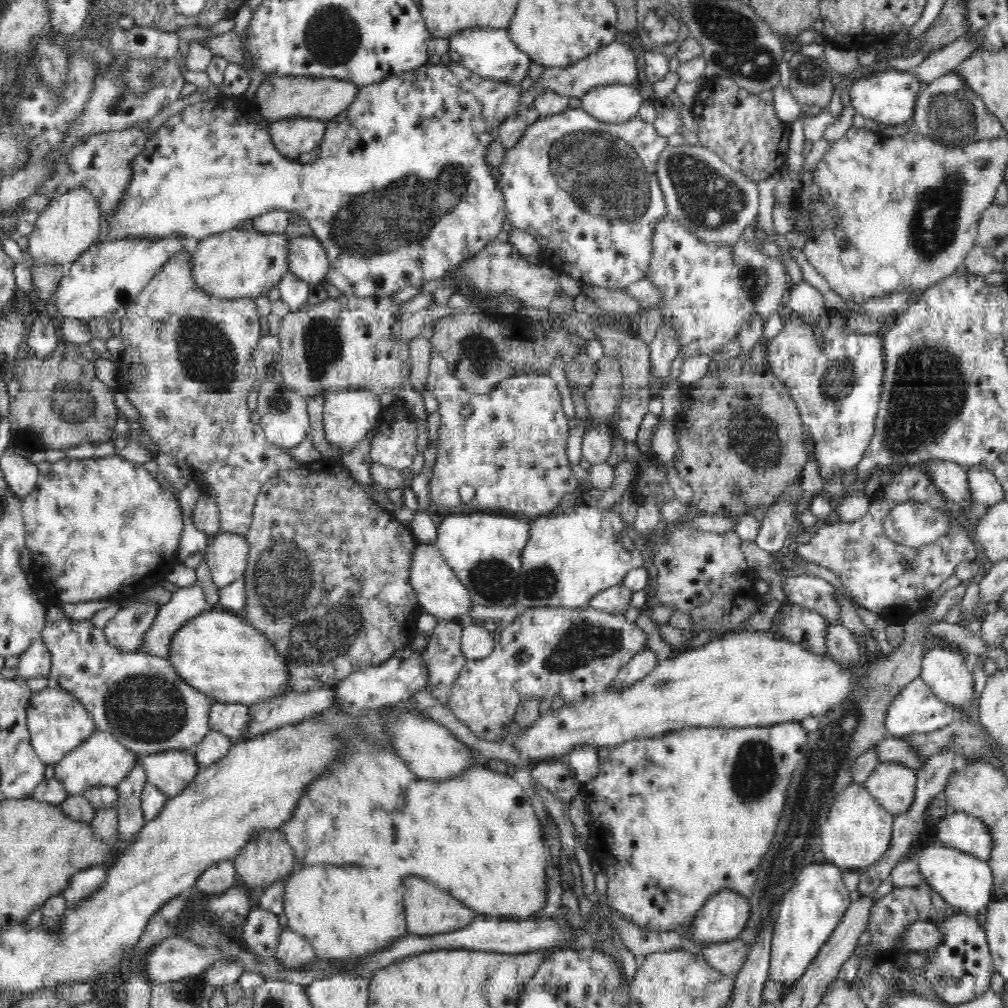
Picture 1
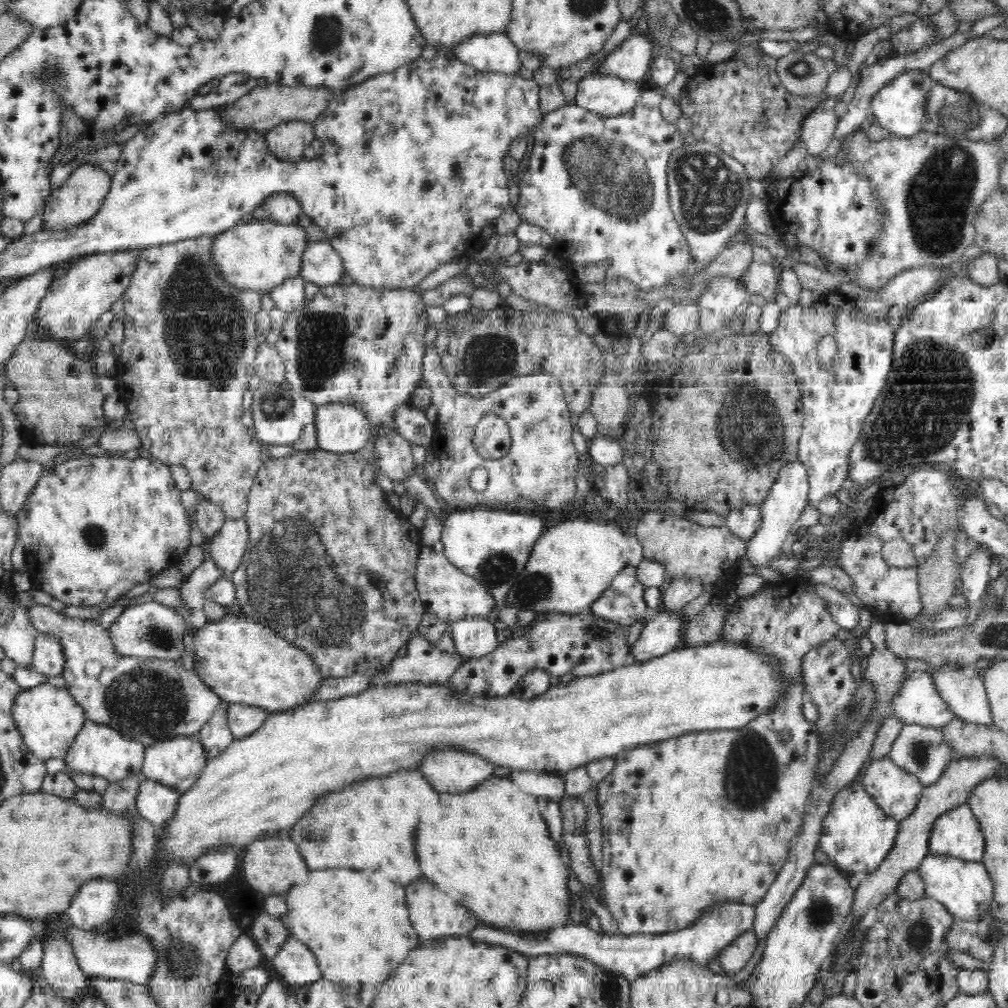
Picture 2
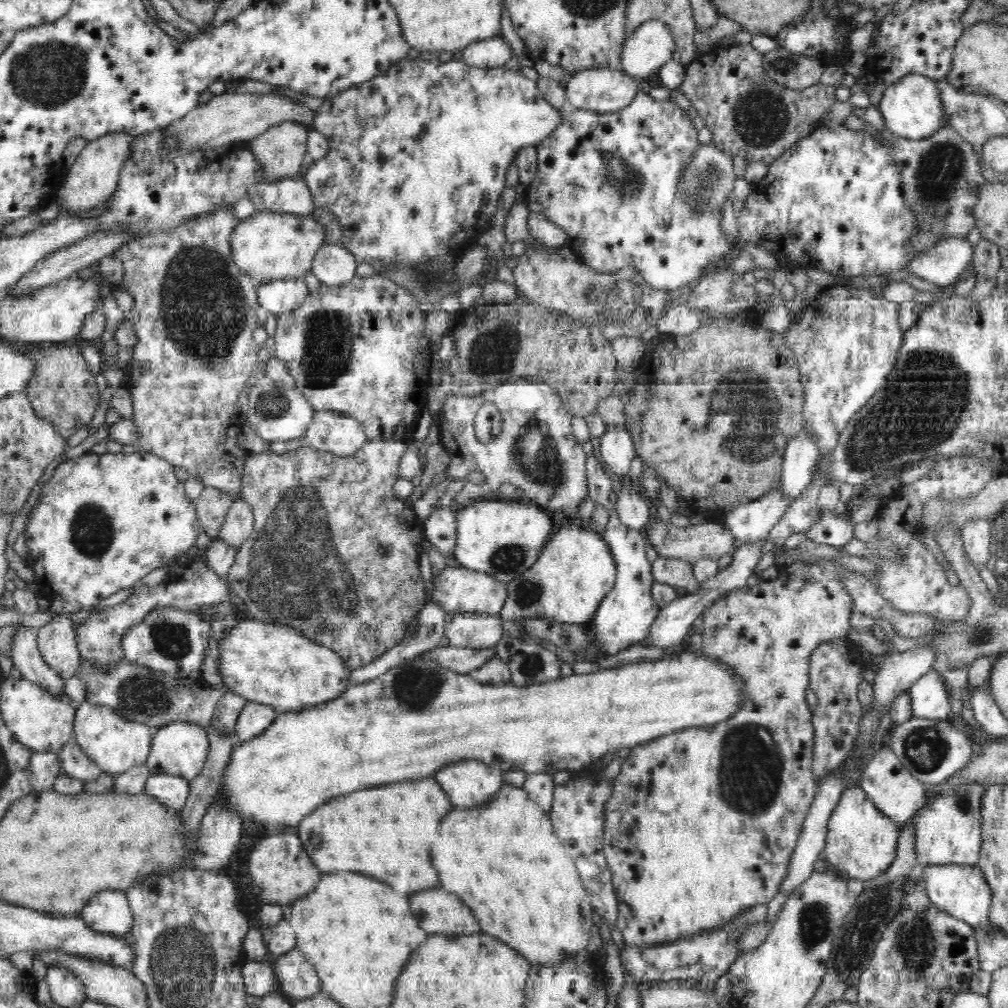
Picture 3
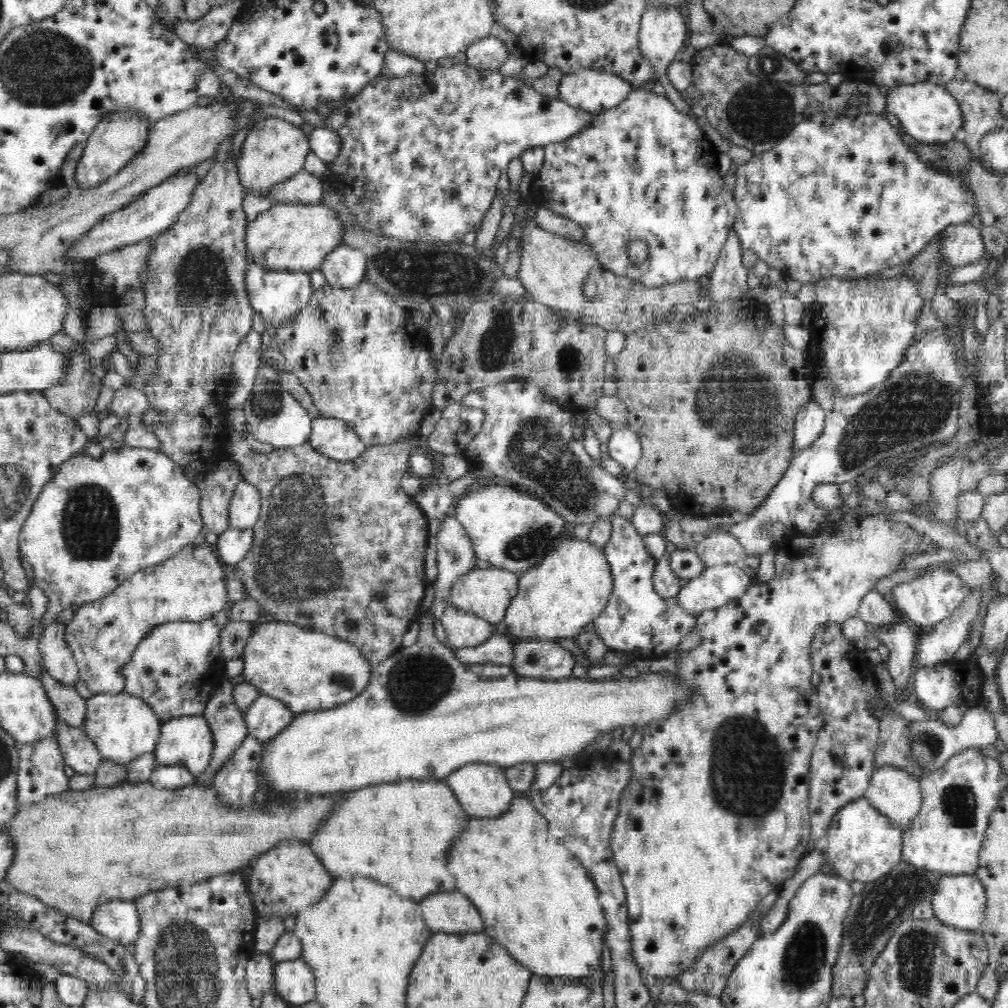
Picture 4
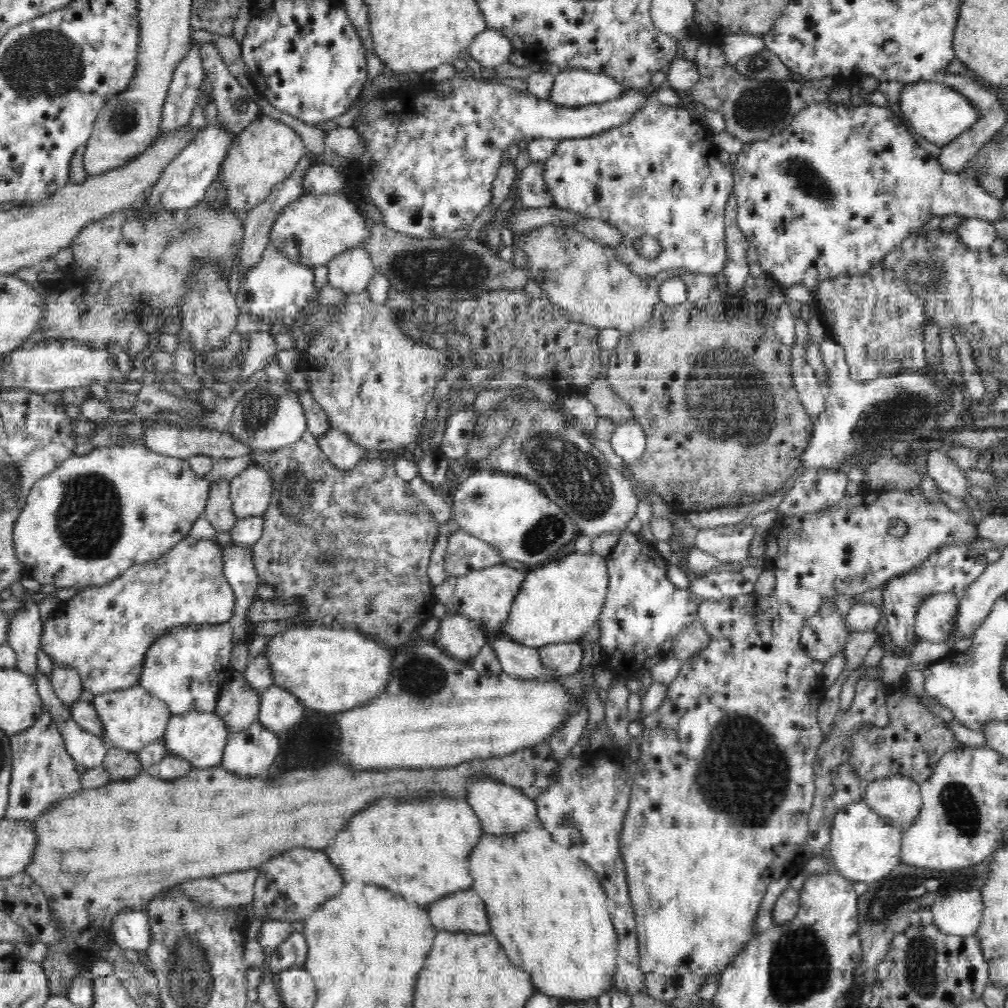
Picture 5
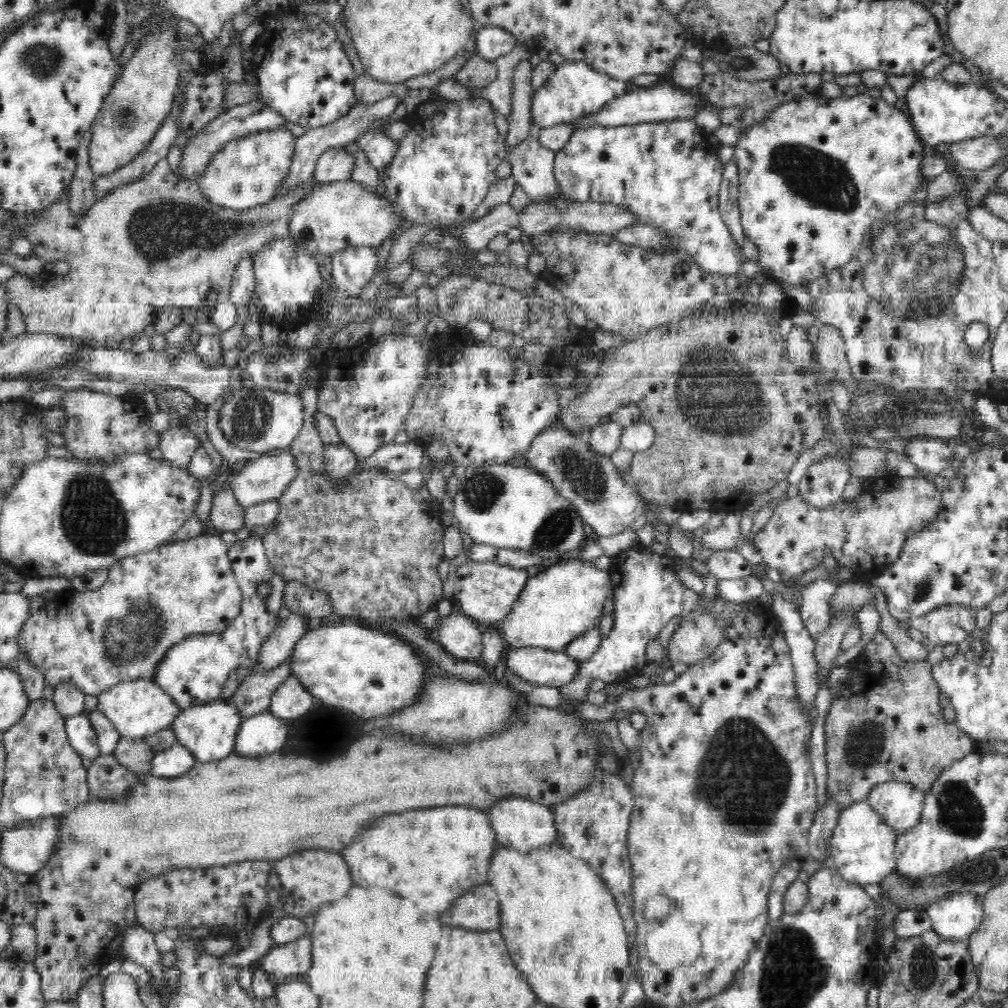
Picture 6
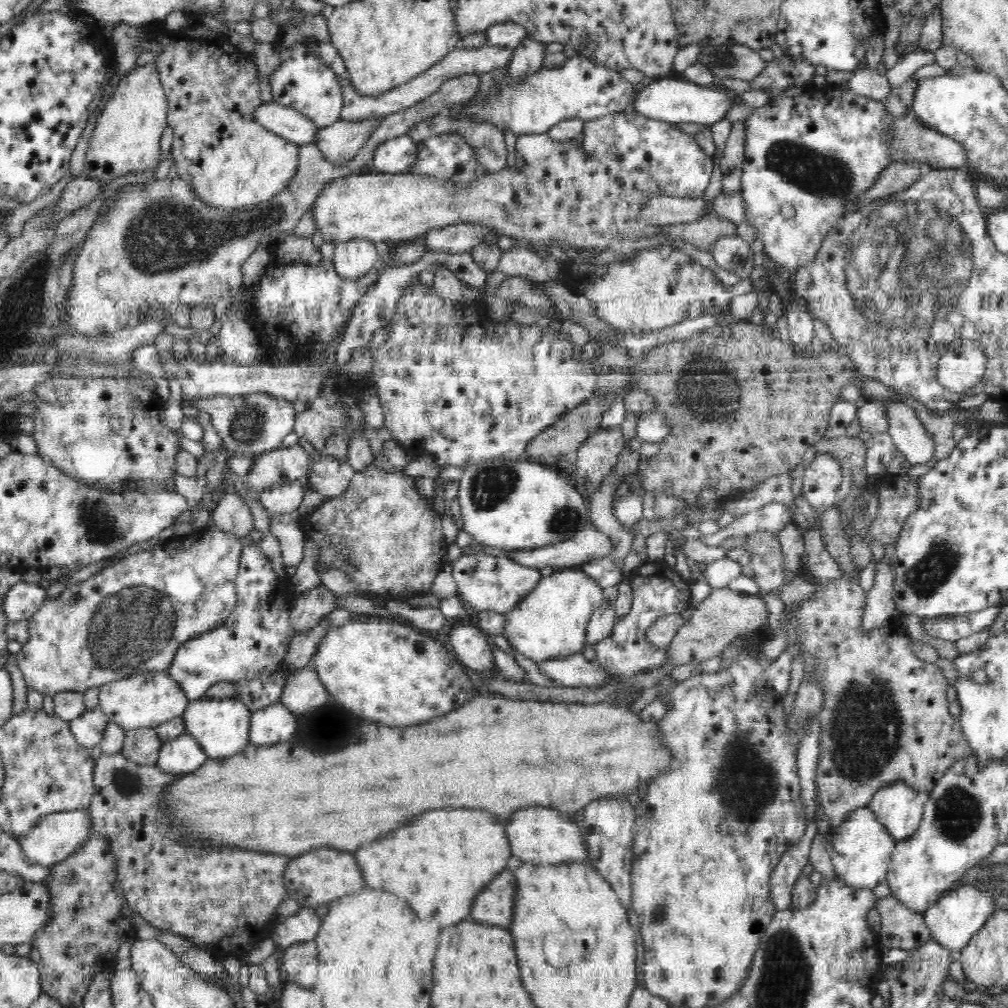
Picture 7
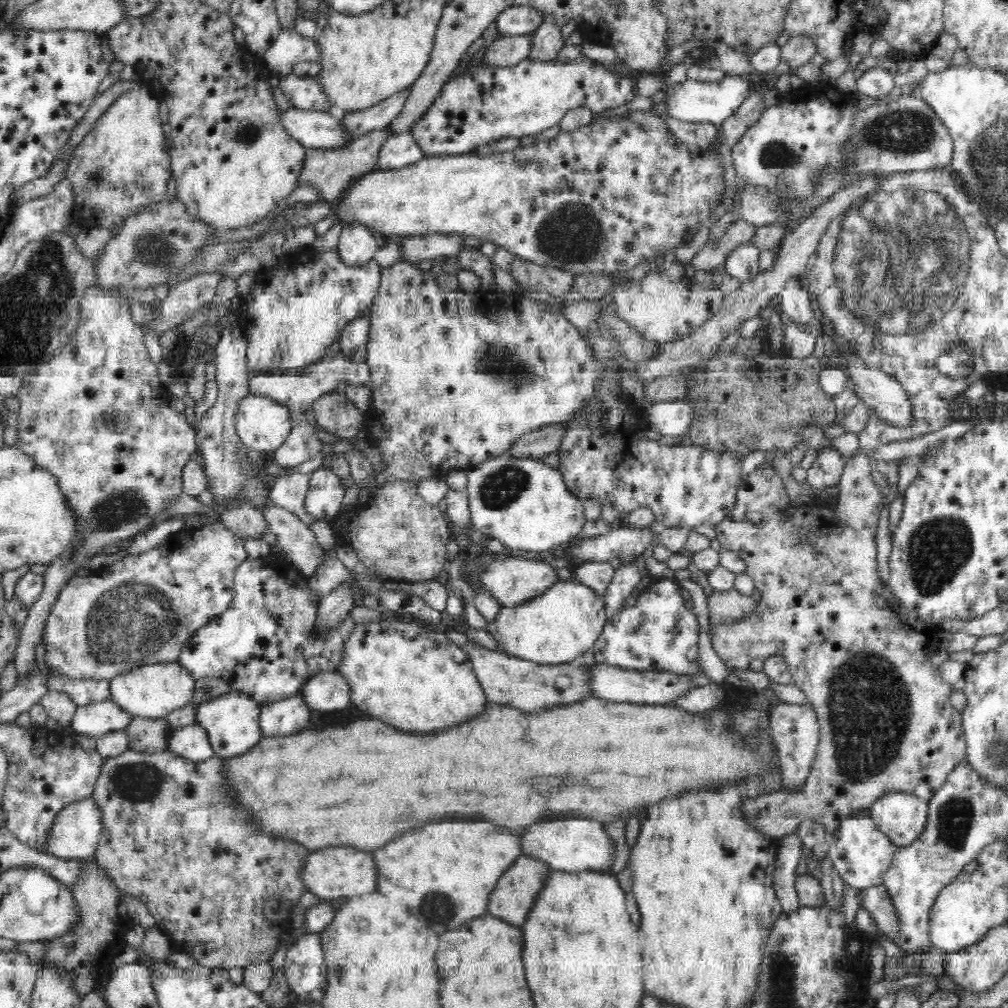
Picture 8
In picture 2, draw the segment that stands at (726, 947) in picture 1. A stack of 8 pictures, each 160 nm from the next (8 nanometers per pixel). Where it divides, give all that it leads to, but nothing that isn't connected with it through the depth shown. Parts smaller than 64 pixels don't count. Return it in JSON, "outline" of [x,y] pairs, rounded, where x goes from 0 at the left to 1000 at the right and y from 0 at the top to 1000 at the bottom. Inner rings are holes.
{"outline":[[[747,923],[737,925],[731,933],[728,933],[728,936],[711,948],[712,956],[723,969],[732,966],[744,952],[751,937],[752,932]]]}

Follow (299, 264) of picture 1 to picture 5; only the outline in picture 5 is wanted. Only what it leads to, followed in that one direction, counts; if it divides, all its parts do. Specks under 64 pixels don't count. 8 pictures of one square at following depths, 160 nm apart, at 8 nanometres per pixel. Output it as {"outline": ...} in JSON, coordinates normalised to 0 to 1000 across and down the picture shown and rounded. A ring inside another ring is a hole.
{"outline":[[[361,244],[342,248],[325,260],[325,281],[339,287],[343,293],[364,288],[367,276],[373,271],[370,261]]]}

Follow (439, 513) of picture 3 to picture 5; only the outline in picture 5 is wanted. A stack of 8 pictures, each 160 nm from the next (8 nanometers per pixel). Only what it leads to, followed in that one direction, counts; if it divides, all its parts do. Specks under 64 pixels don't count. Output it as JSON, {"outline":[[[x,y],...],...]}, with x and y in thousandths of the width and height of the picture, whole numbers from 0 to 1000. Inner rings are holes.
{"outline":[[[457,524],[444,534],[440,557],[443,571],[462,571],[464,567],[496,561],[498,557],[496,548]]]}

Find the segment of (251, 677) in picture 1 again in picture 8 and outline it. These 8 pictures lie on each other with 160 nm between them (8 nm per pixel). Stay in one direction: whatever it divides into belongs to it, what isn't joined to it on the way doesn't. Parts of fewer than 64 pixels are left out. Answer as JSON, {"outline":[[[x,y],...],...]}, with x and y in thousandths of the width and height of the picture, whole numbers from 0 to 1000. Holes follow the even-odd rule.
{"outline":[[[381,614],[354,619],[350,629],[343,634],[337,668],[346,677],[350,702],[407,727],[431,727],[466,716],[485,698],[474,678],[465,648],[450,639],[441,628],[423,627],[411,617]]]}

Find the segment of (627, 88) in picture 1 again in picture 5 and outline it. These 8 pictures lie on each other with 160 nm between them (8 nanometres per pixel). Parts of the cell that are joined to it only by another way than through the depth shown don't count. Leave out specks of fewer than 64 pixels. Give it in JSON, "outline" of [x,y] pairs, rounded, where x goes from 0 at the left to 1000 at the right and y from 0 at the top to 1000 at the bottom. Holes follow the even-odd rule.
{"outline":[[[560,68],[551,76],[544,100],[551,105],[580,106],[609,99],[620,90],[611,78],[597,71]]]}

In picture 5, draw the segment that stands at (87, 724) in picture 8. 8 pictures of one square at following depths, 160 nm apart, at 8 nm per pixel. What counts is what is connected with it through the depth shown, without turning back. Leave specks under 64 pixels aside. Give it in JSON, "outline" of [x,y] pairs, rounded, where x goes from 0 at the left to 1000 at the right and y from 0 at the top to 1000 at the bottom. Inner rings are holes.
{"outline":[[[36,666],[35,669],[34,674],[36,674],[43,702],[47,702],[47,705],[52,707],[52,713],[63,730],[67,748],[75,758],[86,763],[101,759],[107,746],[103,732],[92,729],[73,716],[68,702],[54,688],[51,673],[44,667]]]}

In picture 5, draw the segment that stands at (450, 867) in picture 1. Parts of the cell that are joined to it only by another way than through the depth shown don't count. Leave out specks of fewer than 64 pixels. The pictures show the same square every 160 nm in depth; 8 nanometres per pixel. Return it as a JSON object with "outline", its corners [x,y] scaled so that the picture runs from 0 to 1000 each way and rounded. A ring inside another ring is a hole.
{"outline":[[[530,816],[524,824],[518,824],[512,828],[489,828],[480,826],[478,829],[478,837],[474,837],[474,841],[470,841],[470,849],[466,849],[466,861],[470,861],[470,877],[468,881],[472,885],[478,885],[478,893],[482,893],[482,905],[484,905],[486,925],[493,932],[493,935],[500,940],[500,944],[504,946],[504,950],[508,952],[508,956],[520,964],[524,964],[528,968],[528,974],[533,984],[544,988],[551,988],[560,994],[585,995],[585,990],[593,990],[599,982],[607,980],[607,974],[611,970],[612,964],[612,945],[613,945],[613,928],[609,923],[609,916],[605,912],[604,892],[601,885],[597,882],[596,874],[591,870],[591,866],[585,858],[577,853],[577,841],[575,839],[560,839],[554,837],[548,832],[548,828],[539,822],[537,816]]]}

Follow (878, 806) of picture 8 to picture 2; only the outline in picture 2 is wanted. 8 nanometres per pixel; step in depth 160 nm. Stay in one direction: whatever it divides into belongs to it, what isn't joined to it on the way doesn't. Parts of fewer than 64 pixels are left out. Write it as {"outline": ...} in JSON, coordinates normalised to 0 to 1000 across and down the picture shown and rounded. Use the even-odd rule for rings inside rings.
{"outline":[[[882,749],[863,755],[855,776],[869,798],[890,814],[907,806],[919,781],[911,771],[887,758]]]}

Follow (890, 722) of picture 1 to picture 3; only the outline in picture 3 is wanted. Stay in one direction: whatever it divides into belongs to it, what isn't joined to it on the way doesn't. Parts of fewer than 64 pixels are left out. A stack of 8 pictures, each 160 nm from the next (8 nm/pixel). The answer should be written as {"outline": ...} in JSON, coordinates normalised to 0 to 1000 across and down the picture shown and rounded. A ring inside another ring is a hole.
{"outline":[[[924,664],[902,684],[907,711],[941,714],[940,692],[937,688],[935,670]]]}

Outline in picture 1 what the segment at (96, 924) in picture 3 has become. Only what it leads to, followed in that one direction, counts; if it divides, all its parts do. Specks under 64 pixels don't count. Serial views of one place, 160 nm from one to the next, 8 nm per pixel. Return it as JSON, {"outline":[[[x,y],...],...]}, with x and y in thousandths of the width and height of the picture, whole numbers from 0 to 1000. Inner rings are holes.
{"outline":[[[87,860],[83,865],[79,864],[77,869],[73,869],[69,873],[69,877],[65,879],[65,883],[62,885],[66,896],[67,903],[72,904],[73,901],[79,901],[87,891],[95,888],[105,875],[106,862],[100,860]]]}

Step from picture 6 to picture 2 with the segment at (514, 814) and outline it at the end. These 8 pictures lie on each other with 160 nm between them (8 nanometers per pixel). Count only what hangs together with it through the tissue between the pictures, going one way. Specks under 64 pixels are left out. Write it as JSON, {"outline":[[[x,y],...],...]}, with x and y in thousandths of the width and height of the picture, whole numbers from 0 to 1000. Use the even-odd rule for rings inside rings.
{"outline":[[[442,741],[438,745],[429,745],[418,756],[414,763],[423,771],[423,774],[431,781],[431,784],[438,787],[454,789],[470,784],[489,769],[491,759],[480,751],[462,745],[446,744]]]}

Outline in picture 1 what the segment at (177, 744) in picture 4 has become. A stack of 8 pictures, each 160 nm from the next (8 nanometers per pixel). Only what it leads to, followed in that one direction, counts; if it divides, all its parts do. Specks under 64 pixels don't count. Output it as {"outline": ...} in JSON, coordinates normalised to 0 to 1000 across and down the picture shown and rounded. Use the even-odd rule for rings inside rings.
{"outline":[[[169,743],[141,750],[146,776],[168,791],[177,790],[196,768],[197,758],[191,745]]]}

